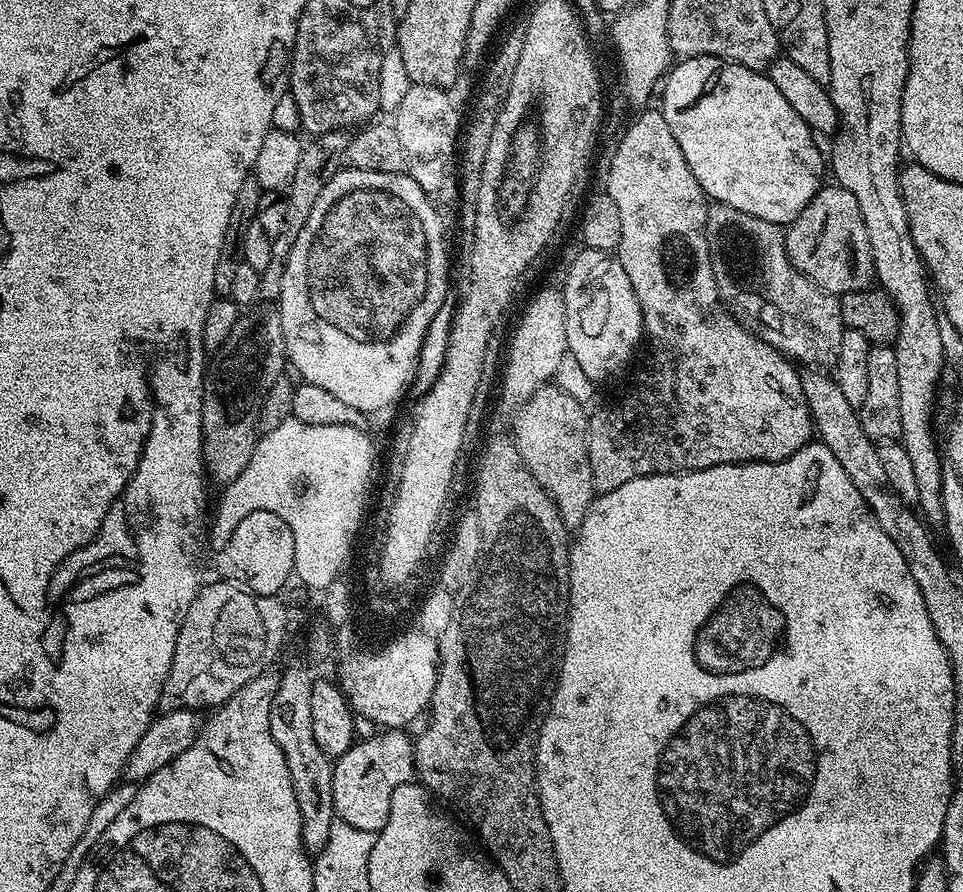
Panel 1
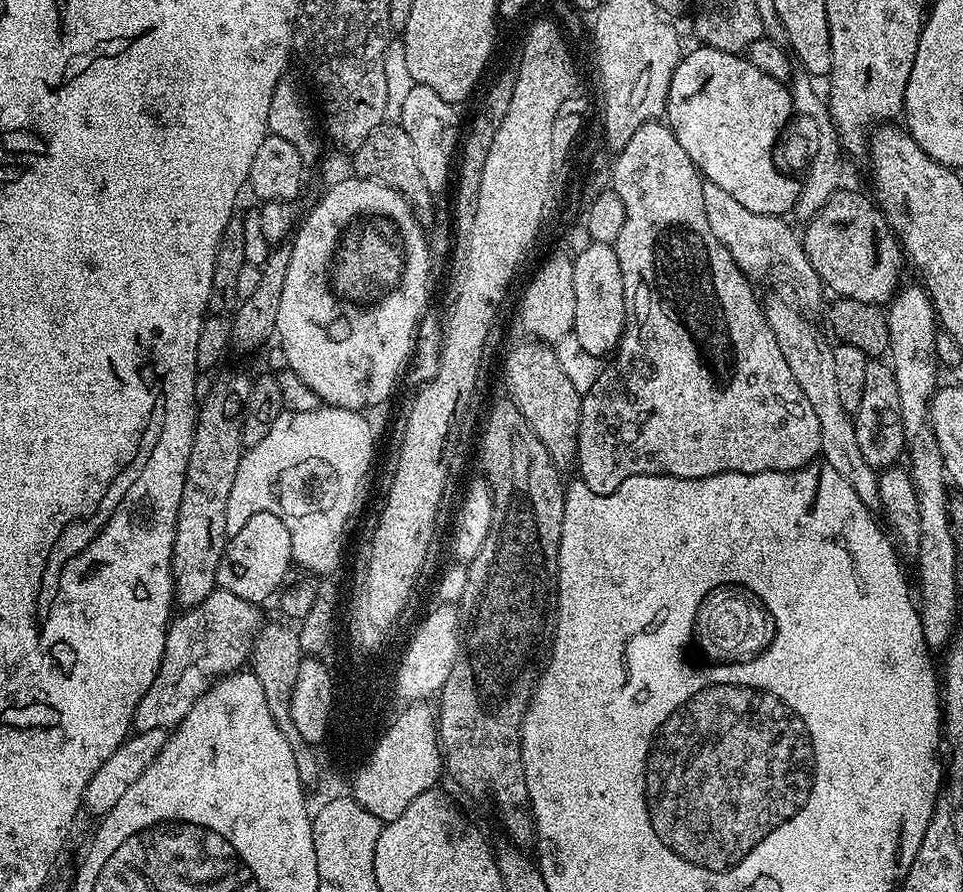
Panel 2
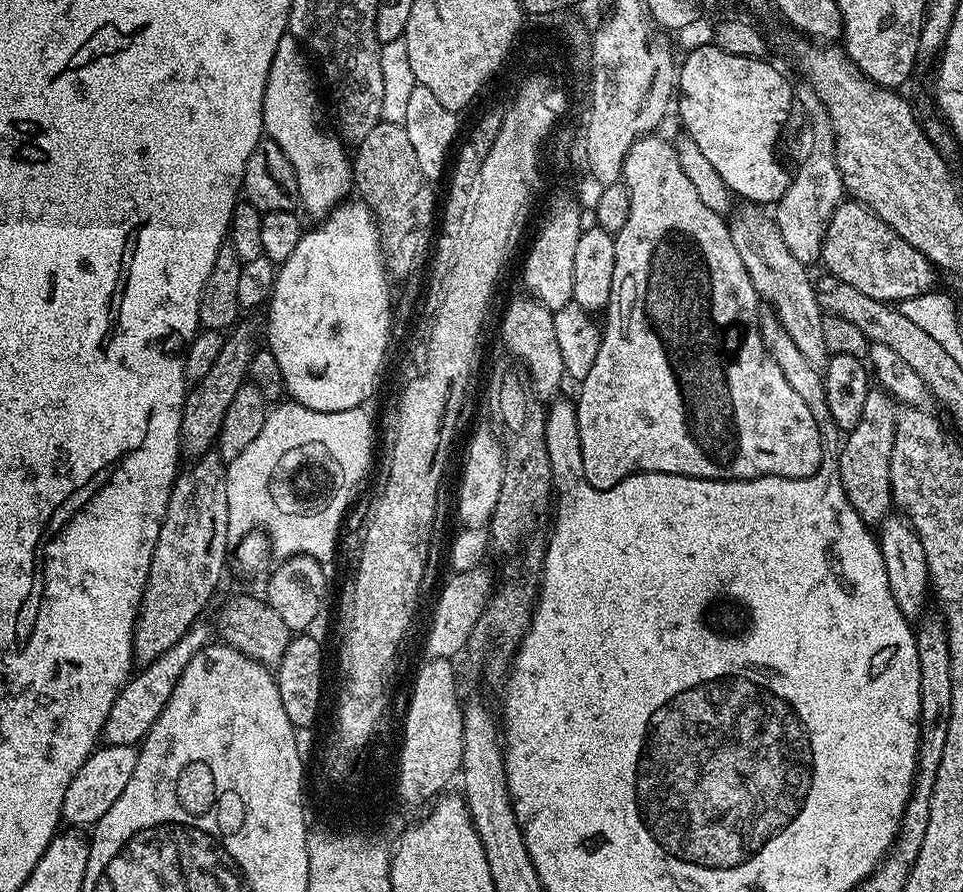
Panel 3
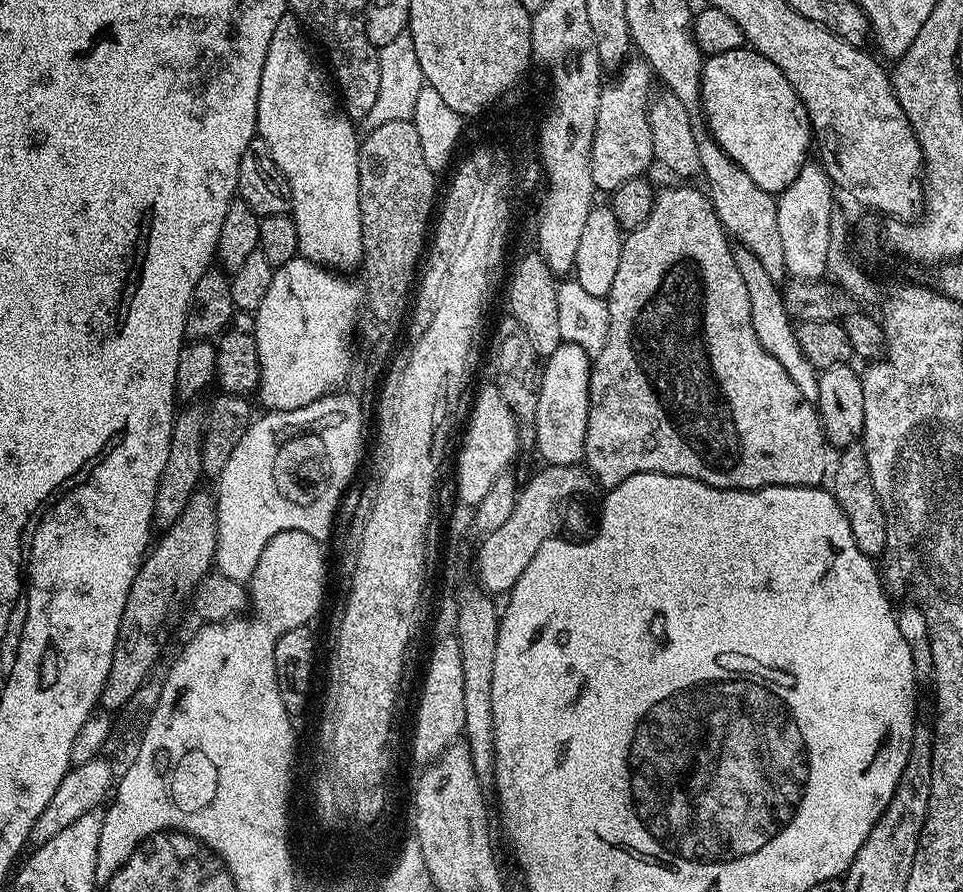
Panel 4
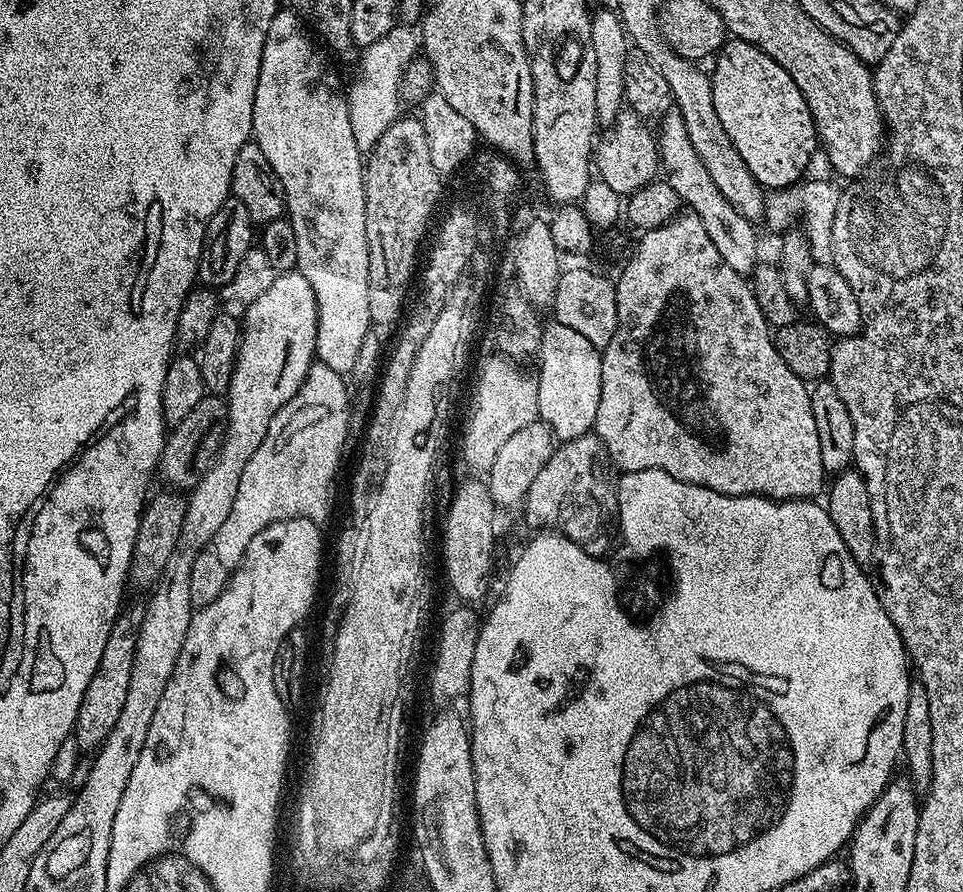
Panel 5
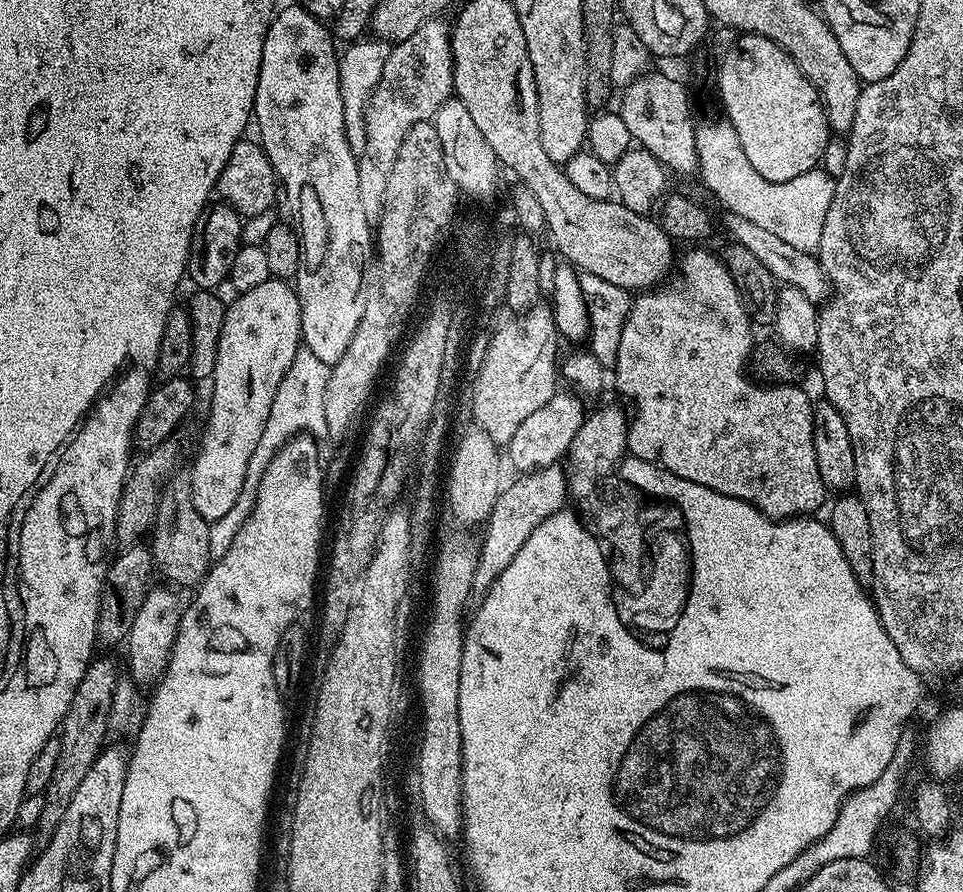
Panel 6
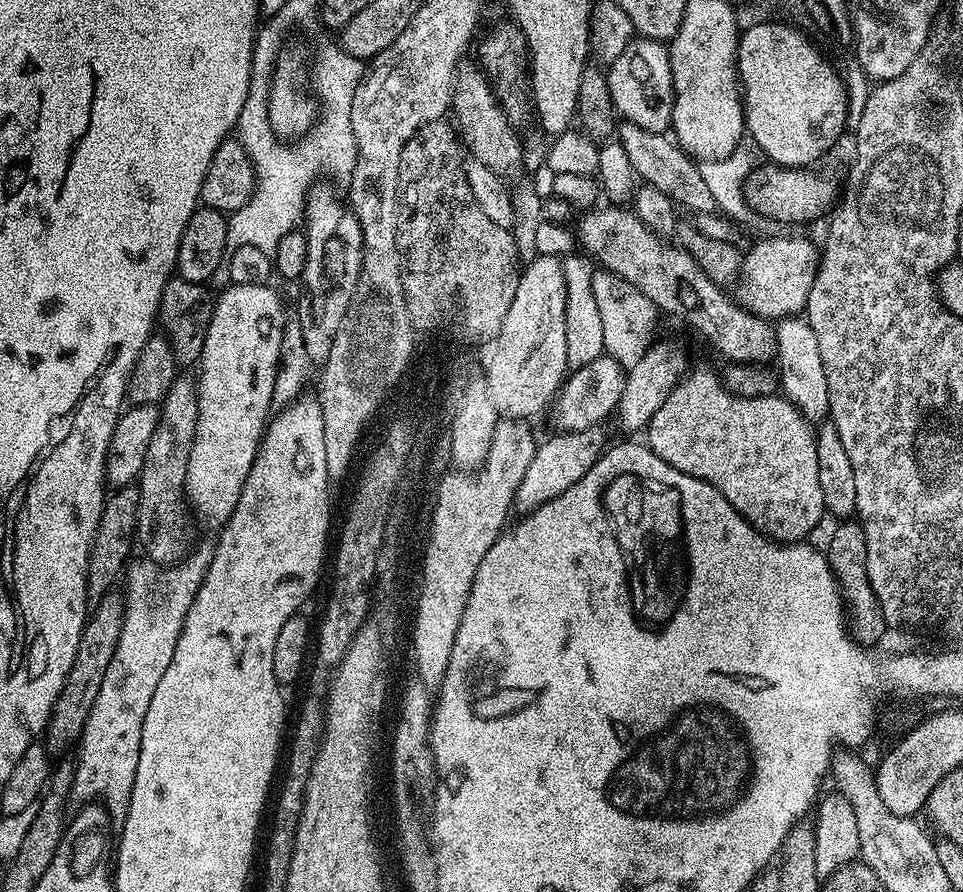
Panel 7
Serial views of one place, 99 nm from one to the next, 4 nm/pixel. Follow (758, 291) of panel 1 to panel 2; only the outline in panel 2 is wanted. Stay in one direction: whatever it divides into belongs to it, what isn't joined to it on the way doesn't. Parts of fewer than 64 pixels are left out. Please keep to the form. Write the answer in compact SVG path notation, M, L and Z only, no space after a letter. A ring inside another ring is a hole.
M704 180L702 186L702 206L706 210L706 222L710 222L710 230L726 250L734 258L741 272L749 281L777 280L780 284L793 284L796 292L808 304L816 304L820 300L822 285L820 276L810 266L808 256L804 252L801 237L787 223L787 219L766 214L754 214L754 210L746 210L738 198L726 194L722 186Z

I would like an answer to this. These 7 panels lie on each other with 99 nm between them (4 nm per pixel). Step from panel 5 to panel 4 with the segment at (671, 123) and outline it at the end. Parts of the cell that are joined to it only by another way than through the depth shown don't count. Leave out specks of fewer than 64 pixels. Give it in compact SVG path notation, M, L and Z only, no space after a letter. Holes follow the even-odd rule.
M737 247L732 257L738 266L738 274L742 274L742 282L746 282L746 295L750 297L750 318L754 334L758 334L758 342L762 342L766 351L774 358L778 358L778 364L782 366L782 370L786 370L786 374L790 374L790 380L794 382L794 386L798 386L802 398L815 402L818 398L820 372L802 354L802 348L798 346L794 320L784 306L781 285L773 276L766 274L766 270L762 270L762 262L758 262L758 258L754 258L754 254L750 254L745 248Z

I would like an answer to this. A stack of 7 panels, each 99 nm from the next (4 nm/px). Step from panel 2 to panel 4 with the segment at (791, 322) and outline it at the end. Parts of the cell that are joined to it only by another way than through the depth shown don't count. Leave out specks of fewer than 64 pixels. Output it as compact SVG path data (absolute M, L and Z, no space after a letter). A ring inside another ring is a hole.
M704 130L697 131L696 145L700 158L700 169L703 179L708 179L706 195L712 201L714 210L727 232L737 245L745 248L758 262L762 262L762 270L774 278L785 275L781 231L778 230L777 197L773 193L762 190L734 158L726 155L718 142Z

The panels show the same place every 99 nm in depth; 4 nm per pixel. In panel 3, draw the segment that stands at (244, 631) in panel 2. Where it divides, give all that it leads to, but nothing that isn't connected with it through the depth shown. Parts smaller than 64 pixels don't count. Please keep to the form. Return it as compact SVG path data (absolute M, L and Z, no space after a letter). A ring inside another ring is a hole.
M204 622L193 624L190 631L182 634L182 638L178 642L174 642L174 646L170 646L170 650L166 650L166 654L159 656L152 664L141 667L140 673L137 671L121 687L120 693L114 696L114 706L107 712L108 717L102 733L104 744L136 746L143 741L145 734L150 730L150 726L154 726L154 722L158 722L166 702L170 702L170 694L174 694L174 686L178 682L184 667L202 649L207 648L213 639L213 629L209 628L204 625Z

